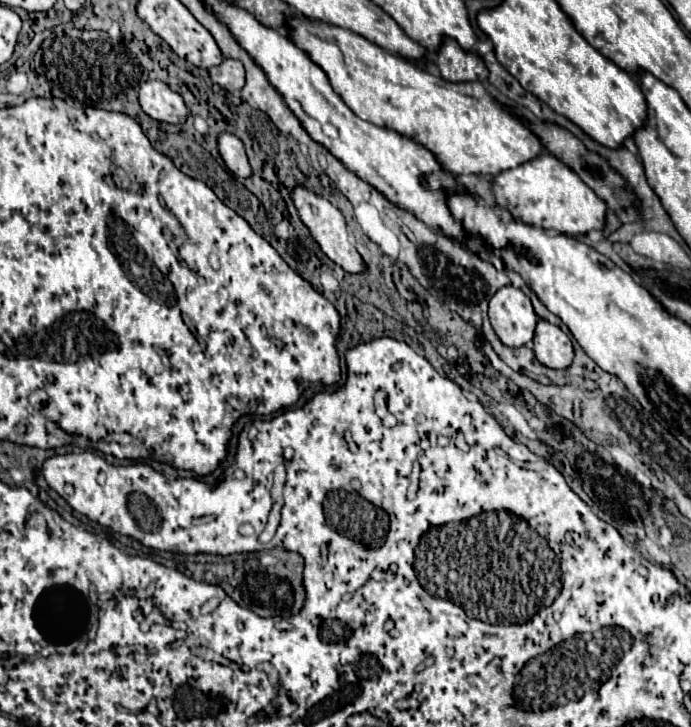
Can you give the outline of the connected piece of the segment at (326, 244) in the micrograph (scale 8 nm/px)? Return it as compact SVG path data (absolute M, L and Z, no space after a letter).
M296 188L294 194L292 194L292 200L298 208L298 214L300 214L300 220L306 224L306 228L310 230L312 238L320 244L322 252L332 260L336 262L340 268L344 268L348 274L362 274L366 270L366 264L362 260L362 256L358 254L358 250L354 248L350 236L348 236L348 228L346 228L346 222L344 222L344 216L342 212L332 206L326 198L314 194L314 192L308 192L306 188Z

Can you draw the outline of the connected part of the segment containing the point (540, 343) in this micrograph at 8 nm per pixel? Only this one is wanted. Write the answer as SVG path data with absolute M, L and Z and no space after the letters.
M538 320L536 324L534 354L540 364L554 368L554 370L564 370L566 366L570 366L574 358L570 338L558 326L546 320Z

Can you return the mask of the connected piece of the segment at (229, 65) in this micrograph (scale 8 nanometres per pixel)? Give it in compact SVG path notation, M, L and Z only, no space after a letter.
M224 58L222 64L212 66L208 72L210 72L212 82L228 92L240 90L244 86L244 70L242 70L242 64L238 60Z

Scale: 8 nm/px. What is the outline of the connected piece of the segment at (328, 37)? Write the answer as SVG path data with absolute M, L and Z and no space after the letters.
M306 16L286 18L284 28L290 40L326 72L332 88L358 118L422 144L434 154L438 164L454 176L494 176L542 152L540 140L520 118L504 112L502 104L488 94L480 82L448 82L350 30Z

